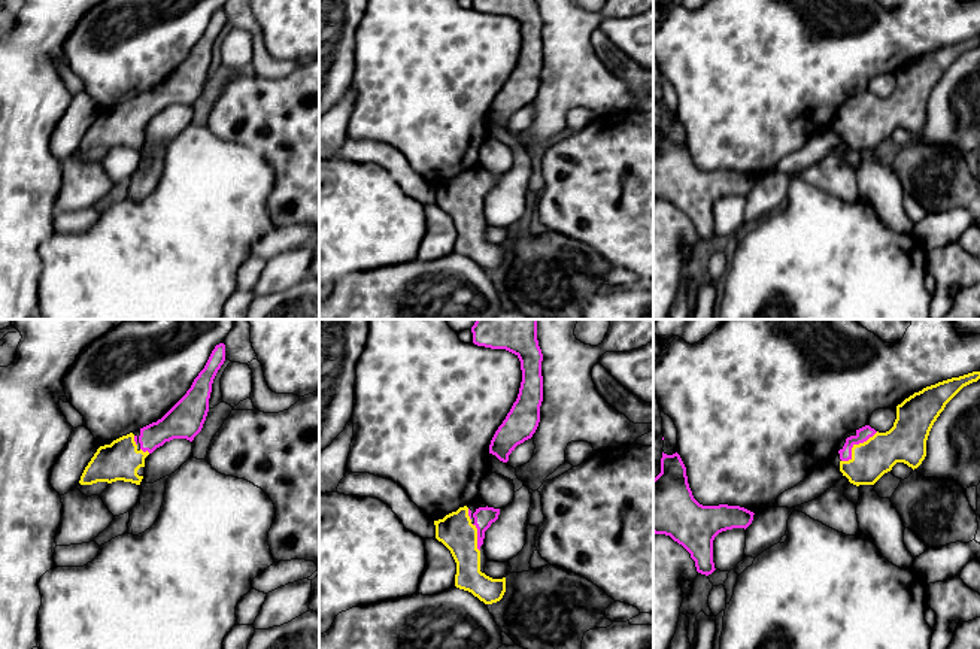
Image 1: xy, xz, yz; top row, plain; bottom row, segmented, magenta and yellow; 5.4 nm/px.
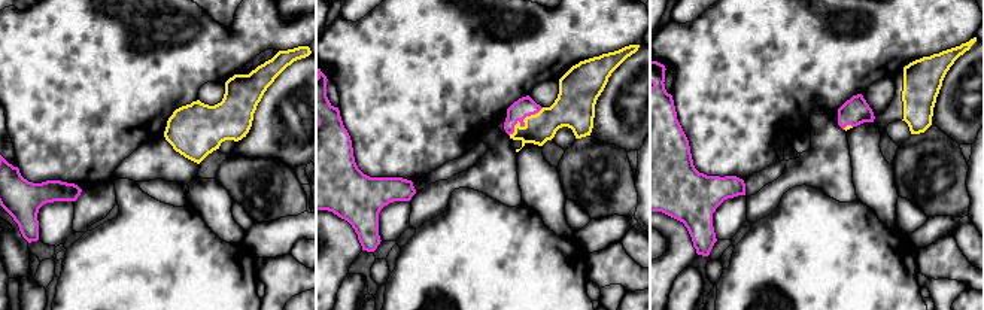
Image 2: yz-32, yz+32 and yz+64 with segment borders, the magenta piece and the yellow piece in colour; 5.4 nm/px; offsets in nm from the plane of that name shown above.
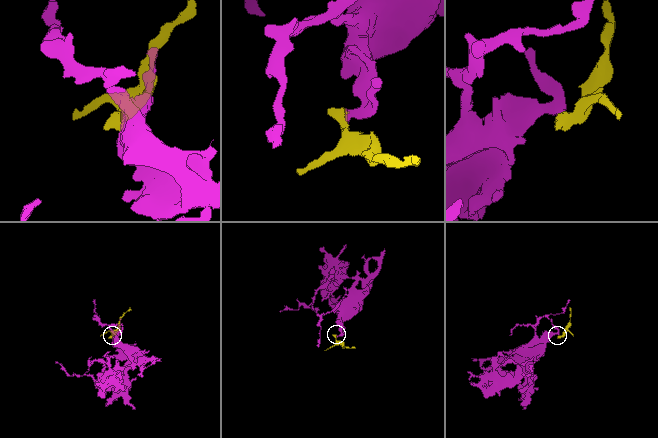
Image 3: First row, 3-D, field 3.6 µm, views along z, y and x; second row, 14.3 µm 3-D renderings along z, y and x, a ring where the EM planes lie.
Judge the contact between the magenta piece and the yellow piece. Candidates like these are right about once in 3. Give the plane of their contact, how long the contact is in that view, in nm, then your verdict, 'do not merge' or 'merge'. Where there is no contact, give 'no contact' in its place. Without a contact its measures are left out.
meets magenta in yz; contact 260 nm long; merge

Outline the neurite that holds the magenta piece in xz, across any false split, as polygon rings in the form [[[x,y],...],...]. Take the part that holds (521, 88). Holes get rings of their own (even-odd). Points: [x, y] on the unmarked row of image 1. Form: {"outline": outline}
{"outline": [[[473,0],[473,9],[491,15],[506,15],[521,27],[522,48],[518,64],[489,110],[489,119],[507,128],[515,113],[531,104],[540,88],[543,19],[537,0]]]}

